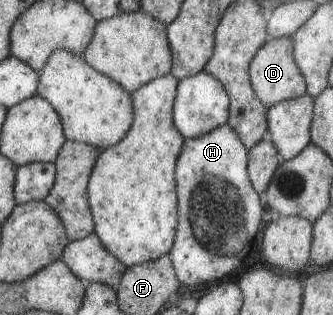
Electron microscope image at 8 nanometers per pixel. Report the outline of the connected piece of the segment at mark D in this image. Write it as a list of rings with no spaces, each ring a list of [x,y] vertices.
[[[287,36],[267,38],[249,62],[248,78],[251,89],[266,109],[280,101],[290,100],[306,93],[303,76],[293,57],[292,39]]]

